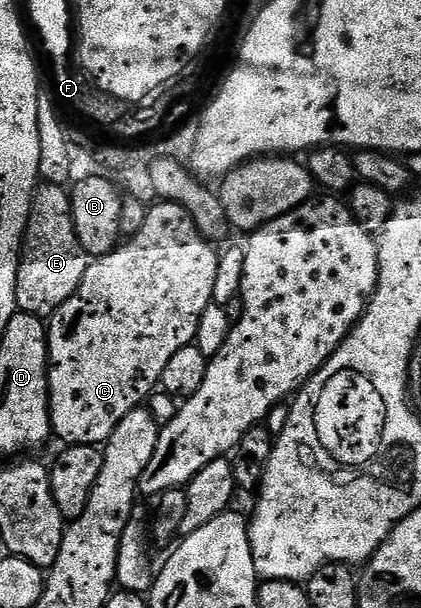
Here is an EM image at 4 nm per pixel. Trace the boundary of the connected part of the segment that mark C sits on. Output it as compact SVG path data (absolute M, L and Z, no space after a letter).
M158 202L155 205L155 208L151 207L147 211L144 226L140 226L140 234L119 243L118 247L113 248L108 255L91 259L87 263L84 278L80 282L76 294L72 294L72 298L68 298L68 302L64 302L64 306L60 306L60 310L56 310L54 315L49 317L50 427L53 435L55 437L59 436L63 440L61 442L63 445L105 445L106 439L112 434L112 430L116 430L120 418L124 418L124 414L128 414L134 408L139 407L159 387L164 374L164 366L168 366L172 354L176 354L176 350L194 343L194 335L196 334L196 326L200 322L200 314L204 314L204 310L212 302L212 286L216 286L216 266L219 257L215 245L202 237L200 230L192 222L188 210L184 210L184 206L169 202Z

